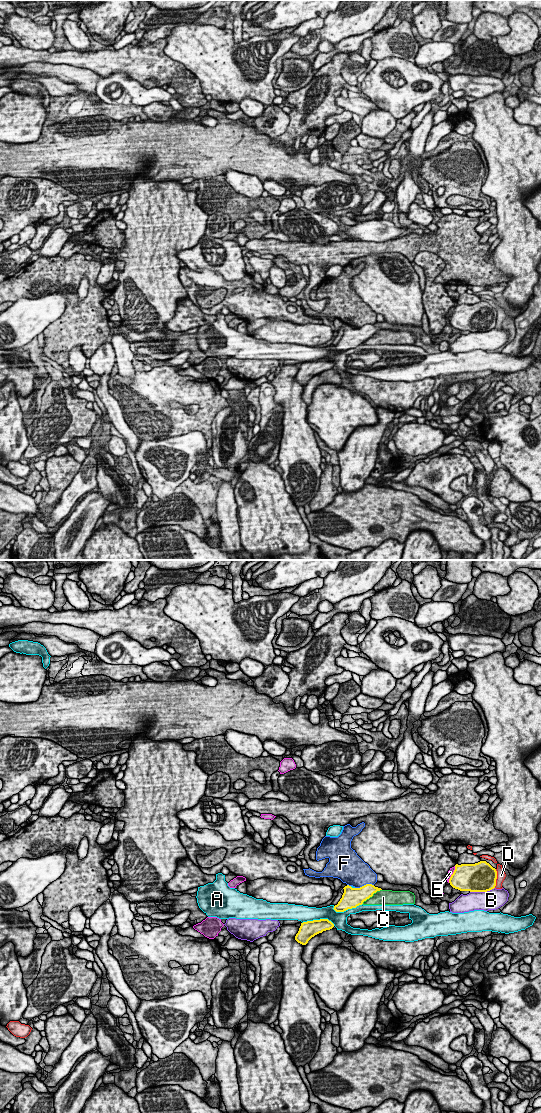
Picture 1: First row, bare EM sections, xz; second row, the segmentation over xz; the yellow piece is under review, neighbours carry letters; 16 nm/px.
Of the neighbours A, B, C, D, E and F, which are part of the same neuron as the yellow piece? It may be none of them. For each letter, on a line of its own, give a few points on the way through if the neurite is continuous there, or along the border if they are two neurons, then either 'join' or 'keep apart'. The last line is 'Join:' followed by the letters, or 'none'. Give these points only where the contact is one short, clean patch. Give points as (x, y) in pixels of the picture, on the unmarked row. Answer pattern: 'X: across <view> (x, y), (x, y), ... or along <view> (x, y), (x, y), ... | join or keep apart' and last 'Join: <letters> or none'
A: keep apart
B: keep apart
C: keep apart
D: along xz (496, 309), (496, 325), (494, 327) | keep apart
E: along xz (455, 306), (448, 322) | keep apart
F: keep apart
Join: none

